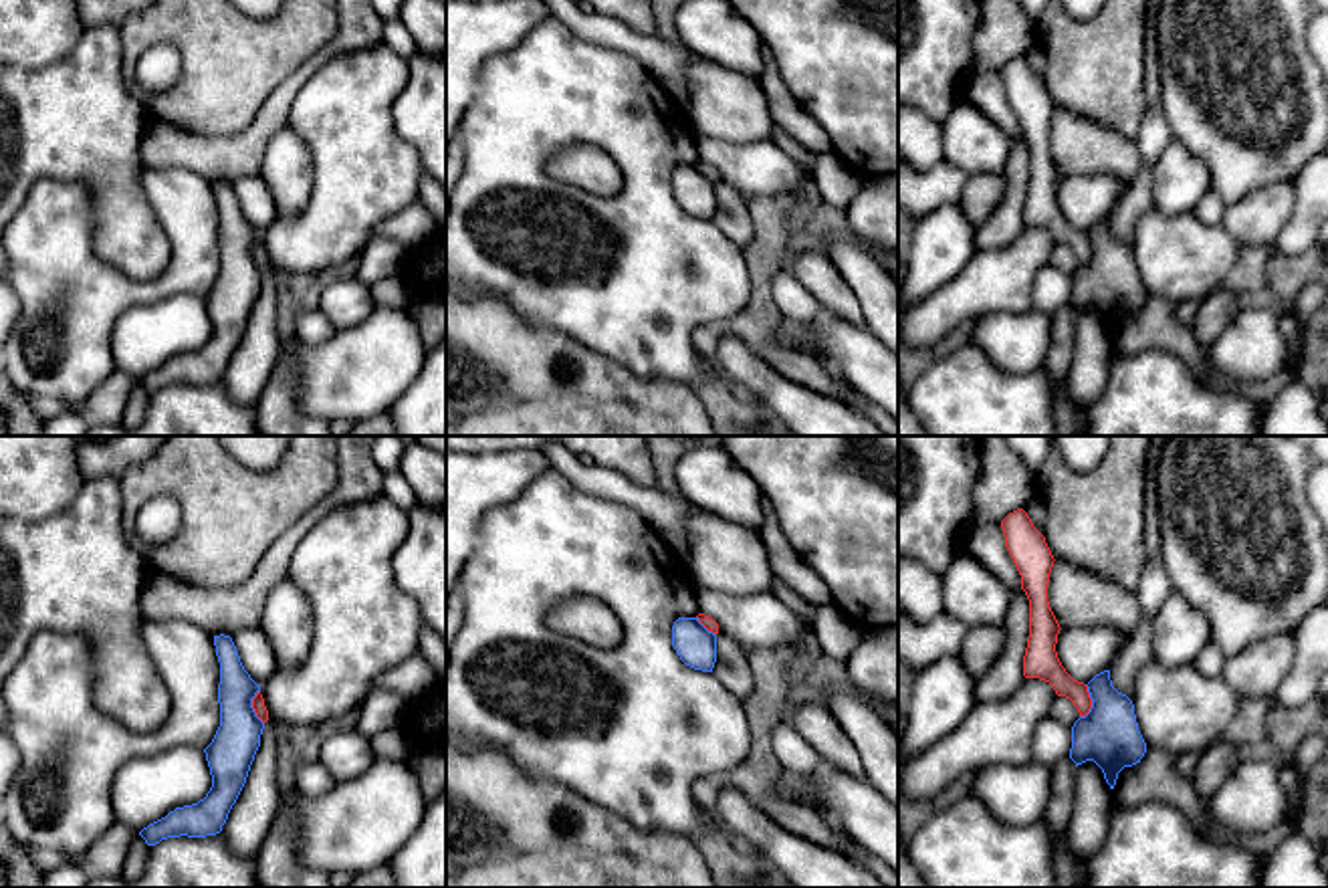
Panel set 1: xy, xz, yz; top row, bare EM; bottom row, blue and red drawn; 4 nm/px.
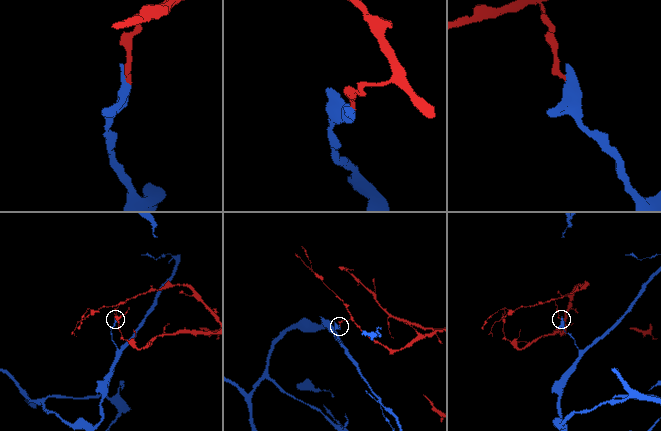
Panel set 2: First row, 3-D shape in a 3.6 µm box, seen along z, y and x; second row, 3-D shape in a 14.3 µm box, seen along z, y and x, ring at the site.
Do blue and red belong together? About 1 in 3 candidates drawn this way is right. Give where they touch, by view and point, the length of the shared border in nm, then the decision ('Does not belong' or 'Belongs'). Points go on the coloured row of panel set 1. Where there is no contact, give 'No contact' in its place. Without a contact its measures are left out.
Touches blue at yz (1092, 703). Shared border 140 nm. Does not belong

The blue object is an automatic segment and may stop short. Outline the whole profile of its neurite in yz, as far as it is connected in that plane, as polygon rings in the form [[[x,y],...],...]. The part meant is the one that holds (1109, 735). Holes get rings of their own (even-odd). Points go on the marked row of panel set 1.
[[[1110,670],[1088,684],[1092,708],[1072,727],[1070,759],[1078,765],[1094,761],[1110,789],[1124,767],[1140,763],[1146,743],[1138,731],[1132,700],[1112,686]]]

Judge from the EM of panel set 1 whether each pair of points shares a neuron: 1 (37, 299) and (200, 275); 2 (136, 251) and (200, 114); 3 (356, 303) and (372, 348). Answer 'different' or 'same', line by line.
1: same
2: different
3: different

